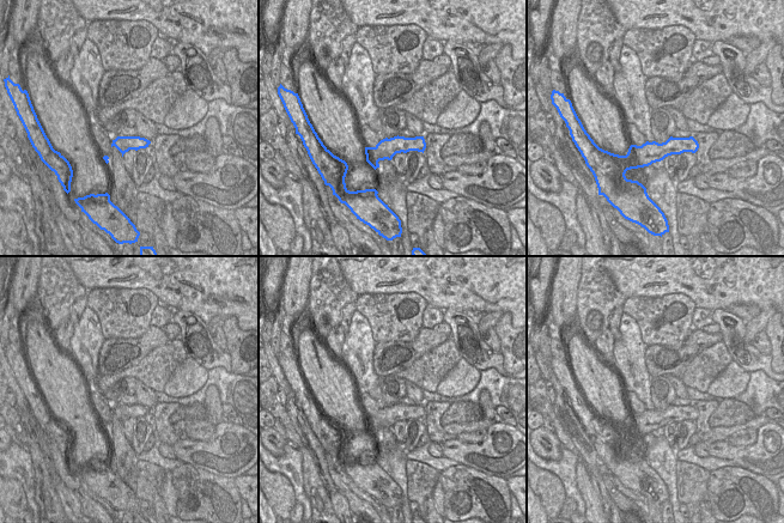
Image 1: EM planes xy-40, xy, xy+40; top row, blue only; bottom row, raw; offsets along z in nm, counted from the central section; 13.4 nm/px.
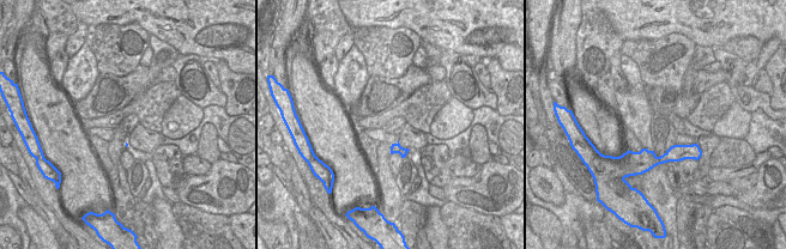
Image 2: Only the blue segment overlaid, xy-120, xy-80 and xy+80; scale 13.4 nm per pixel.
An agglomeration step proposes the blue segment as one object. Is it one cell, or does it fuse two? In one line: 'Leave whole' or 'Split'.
Split

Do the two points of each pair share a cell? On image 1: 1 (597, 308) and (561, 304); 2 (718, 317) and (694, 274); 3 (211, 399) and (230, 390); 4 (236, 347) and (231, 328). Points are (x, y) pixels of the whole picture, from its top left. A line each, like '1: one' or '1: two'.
1: two
2: two
3: two
4: one

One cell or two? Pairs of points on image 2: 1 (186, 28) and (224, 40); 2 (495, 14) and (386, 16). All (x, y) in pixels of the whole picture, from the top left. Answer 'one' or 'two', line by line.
1: one
2: one

